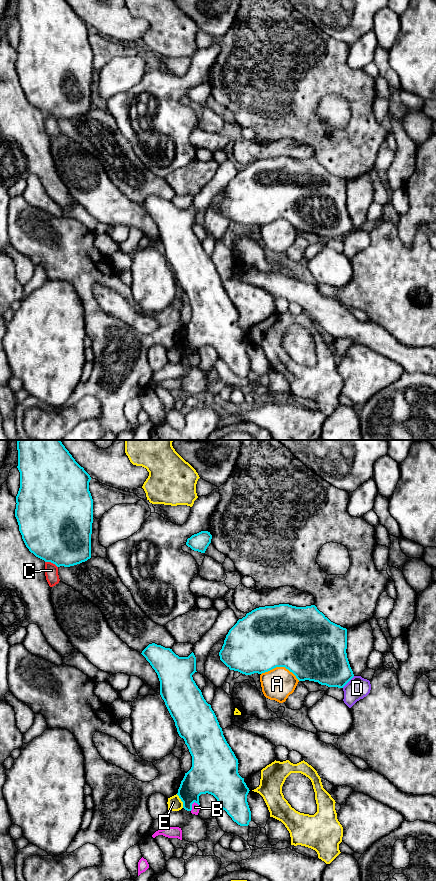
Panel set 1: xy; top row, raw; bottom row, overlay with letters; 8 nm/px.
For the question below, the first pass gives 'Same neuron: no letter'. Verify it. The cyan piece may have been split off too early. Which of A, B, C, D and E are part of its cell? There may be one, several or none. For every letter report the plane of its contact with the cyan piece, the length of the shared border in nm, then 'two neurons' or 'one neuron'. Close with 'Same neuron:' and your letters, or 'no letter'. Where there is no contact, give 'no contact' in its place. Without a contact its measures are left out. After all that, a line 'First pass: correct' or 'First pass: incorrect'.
A: contact in xy; length 320 nm; two neurons
B: contact in xy; length 90 nm; two neurons
C: contact in xy; length 120 nm; two neurons
D: contact in xy; length 140 nm; two neurons
E: contact in xy; length 130 nm; two neurons
Same neuron: no letter
First pass: correct

